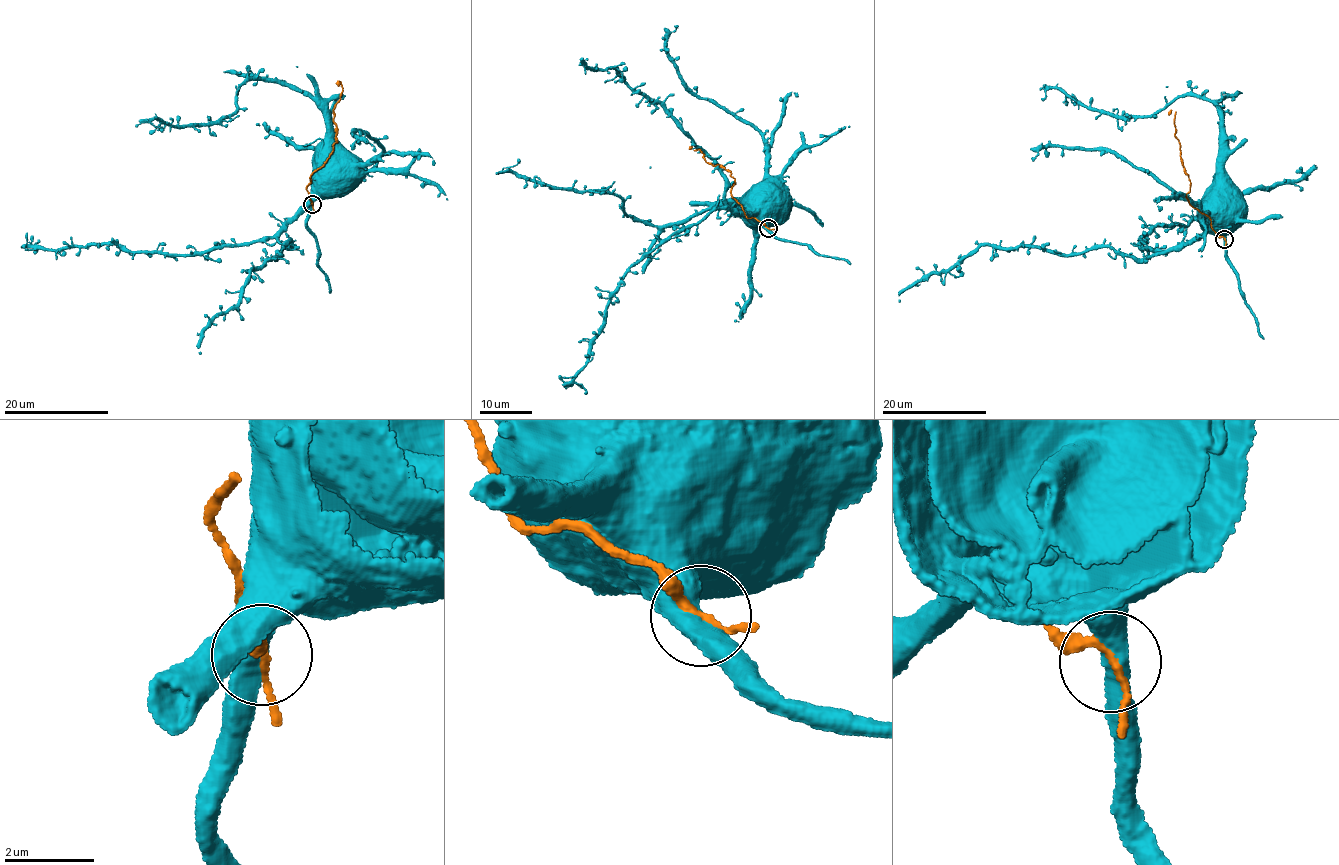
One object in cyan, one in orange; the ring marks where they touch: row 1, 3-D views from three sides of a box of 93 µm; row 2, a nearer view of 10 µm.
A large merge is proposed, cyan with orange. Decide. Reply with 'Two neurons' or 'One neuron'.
One neuron

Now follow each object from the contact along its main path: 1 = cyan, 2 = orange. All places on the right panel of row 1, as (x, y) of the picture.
1: (1224, 238), (1207, 230), (1137, 259), (1108, 247), (1057, 255), (1022, 244), (982, 245), (927, 274), (899, 302)
2: (1224, 238), (1186, 195), (1190, 183), (1175, 135), (1175, 112), (1169, 115)

